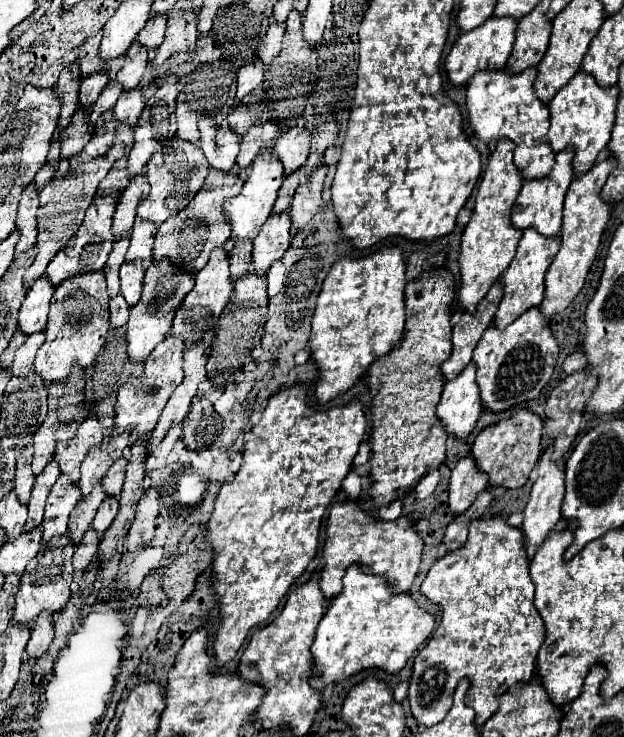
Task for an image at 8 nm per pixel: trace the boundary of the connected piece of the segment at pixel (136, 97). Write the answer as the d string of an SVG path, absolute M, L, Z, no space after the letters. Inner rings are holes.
M129 90L127 94L121 94L117 104L115 104L115 120L119 122L127 122L129 126L135 126L139 116L141 116L141 110L145 108L145 100L143 100L143 92L141 90Z

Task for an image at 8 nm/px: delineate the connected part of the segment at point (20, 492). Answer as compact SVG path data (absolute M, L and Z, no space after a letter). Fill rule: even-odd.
M19 458L19 462L17 462L19 466L17 466L17 472L15 472L15 494L17 494L17 498L19 498L19 502L23 504L23 506L27 506L27 502L29 502L29 498L31 498L31 488L33 488L33 480L35 480L35 476L33 476L33 472L31 472L31 462L29 462L29 458Z

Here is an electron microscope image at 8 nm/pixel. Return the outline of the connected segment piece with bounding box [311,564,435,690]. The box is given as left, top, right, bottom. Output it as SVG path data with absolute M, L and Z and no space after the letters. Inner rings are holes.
M359 564L349 566L343 576L343 590L331 600L311 646L315 658L311 684L323 690L329 682L343 680L365 668L381 668L397 674L411 654L429 638L433 628L435 614L421 608L411 592L395 594L385 576L365 574Z

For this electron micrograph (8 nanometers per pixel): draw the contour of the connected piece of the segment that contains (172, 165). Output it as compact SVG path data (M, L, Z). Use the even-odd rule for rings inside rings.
M173 138L171 144L165 146L163 150L157 150L145 166L145 176L147 176L147 182L151 184L151 192L139 204L137 216L141 220L153 222L157 226L163 224L167 218L177 216L193 200L193 196L201 190L207 172L209 172L209 166L207 166L207 160L203 158L203 152L199 150L199 146Z

